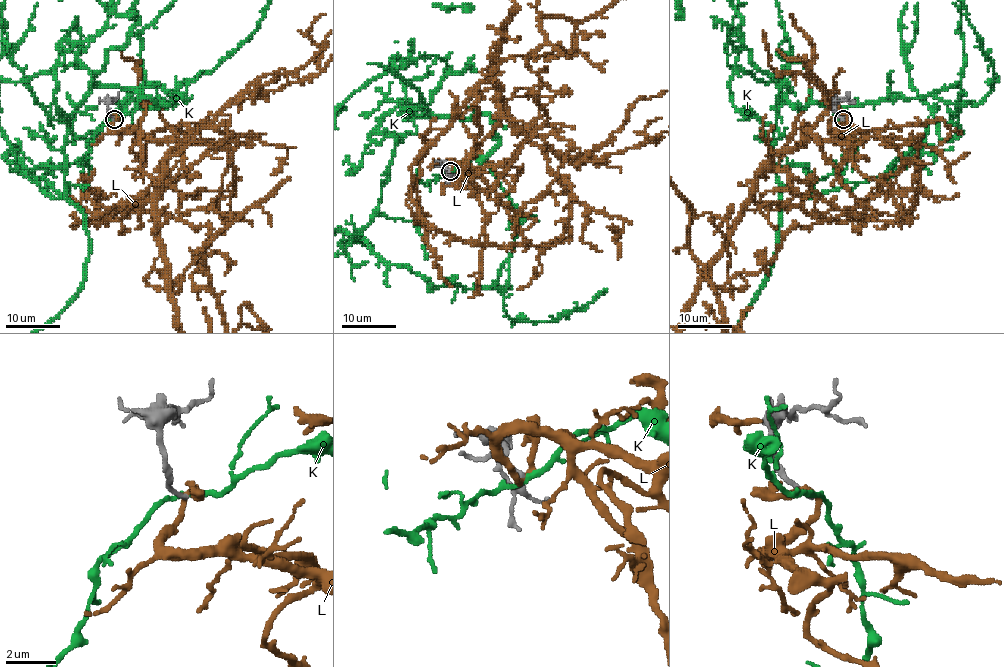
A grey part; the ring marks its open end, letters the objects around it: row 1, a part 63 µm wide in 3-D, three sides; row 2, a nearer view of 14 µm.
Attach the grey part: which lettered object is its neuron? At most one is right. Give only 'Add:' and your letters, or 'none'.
Add: K

